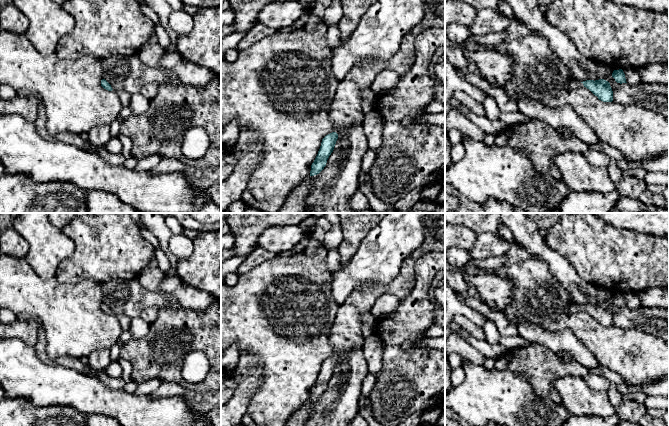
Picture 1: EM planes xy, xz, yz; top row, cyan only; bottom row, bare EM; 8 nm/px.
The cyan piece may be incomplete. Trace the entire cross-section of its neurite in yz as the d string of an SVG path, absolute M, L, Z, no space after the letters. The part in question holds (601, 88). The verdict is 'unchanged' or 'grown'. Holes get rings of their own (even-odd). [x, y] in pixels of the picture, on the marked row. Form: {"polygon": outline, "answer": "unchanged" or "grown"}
{"polygon": "M604 79L599 80L586 80L579 82L572 80L566 84L568 90L575 90L577 88L586 87L589 89L599 100L603 102L613 101L613 91L610 83Z", "answer": "grown"}

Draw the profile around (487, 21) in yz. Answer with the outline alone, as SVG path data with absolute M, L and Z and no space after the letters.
M482 9L469 27L472 36L483 36L489 33L499 33L506 30L512 19L492 9Z

